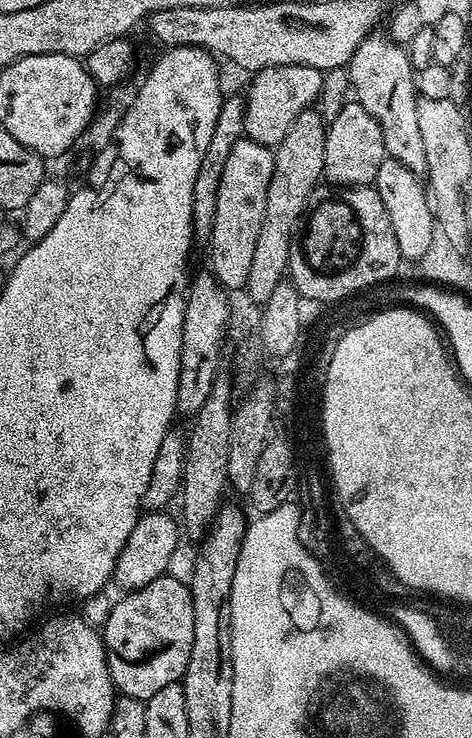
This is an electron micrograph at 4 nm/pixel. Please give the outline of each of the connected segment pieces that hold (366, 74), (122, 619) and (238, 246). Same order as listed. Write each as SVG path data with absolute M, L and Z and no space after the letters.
M373 34L367 36L362 42L362 46L358 46L354 50L352 60L346 67L352 83L351 91L354 93L355 103L360 104L366 110L366 114L370 114L370 118L374 118L374 122L378 122L378 126L382 130L385 153L391 159L402 162L402 166L409 168L416 176L423 177L428 171L426 149L422 146L422 133L418 131L416 77L407 51L387 35Z
M172 575L159 576L146 586L125 591L121 595L124 597L121 600L119 597L113 603L110 618L102 625L112 686L121 696L147 702L154 694L158 694L158 690L184 679L184 671L190 662L190 650L194 646L194 602L191 587Z
M247 138L234 142L234 147L226 158L226 166L222 166L222 183L218 186L218 211L210 241L210 270L225 290L244 290L248 287L254 246L258 246L258 230L262 230L262 218L266 214L266 190L270 190L270 178L273 174L273 149Z

